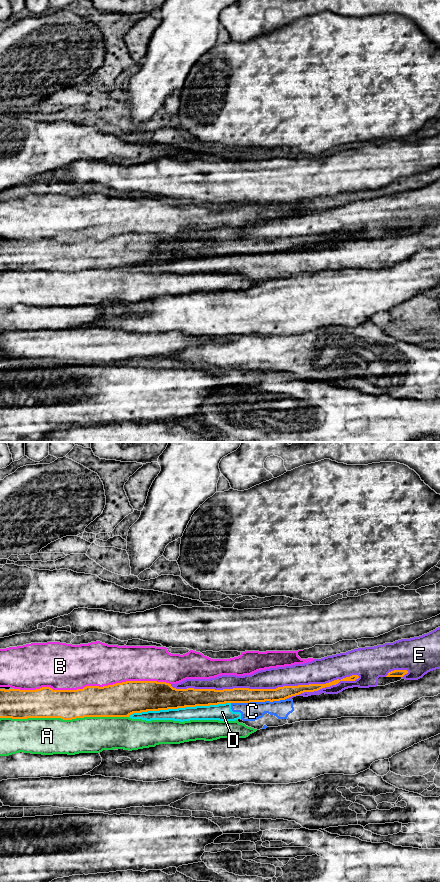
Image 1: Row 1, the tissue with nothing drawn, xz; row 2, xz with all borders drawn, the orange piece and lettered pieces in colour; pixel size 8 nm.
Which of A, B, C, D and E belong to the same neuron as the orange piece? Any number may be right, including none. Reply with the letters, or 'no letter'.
no letter

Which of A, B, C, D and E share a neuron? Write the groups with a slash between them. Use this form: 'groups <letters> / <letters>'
groups A / B / C D / E

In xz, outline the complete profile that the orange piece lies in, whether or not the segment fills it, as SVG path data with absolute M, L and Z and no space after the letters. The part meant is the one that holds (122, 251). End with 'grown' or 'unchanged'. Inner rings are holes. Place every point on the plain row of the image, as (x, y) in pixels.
M352 227L326 236L276 241L176 241L169 235L157 233L126 233L77 242L53 242L50 239L36 242L0 241L0 270L72 272L84 269L129 269L133 265L185 259L273 254L358 230L358 227Z | unchanged

